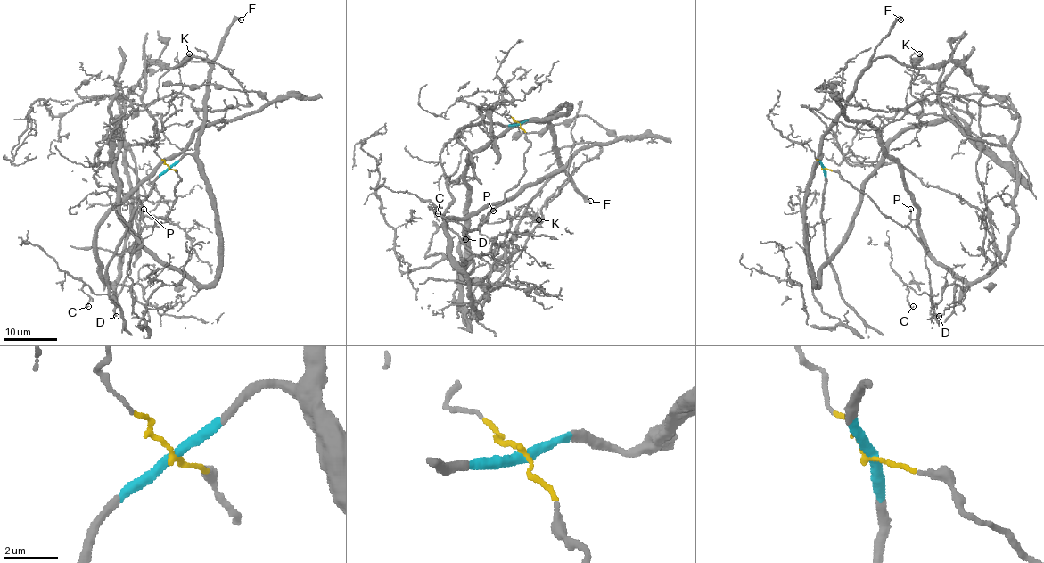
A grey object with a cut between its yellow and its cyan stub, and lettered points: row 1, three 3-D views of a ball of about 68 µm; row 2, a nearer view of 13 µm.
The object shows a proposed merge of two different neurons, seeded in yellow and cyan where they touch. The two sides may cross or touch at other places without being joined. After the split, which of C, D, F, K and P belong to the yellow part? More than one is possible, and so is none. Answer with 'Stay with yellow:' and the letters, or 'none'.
Stay with yellow: C, D, P

